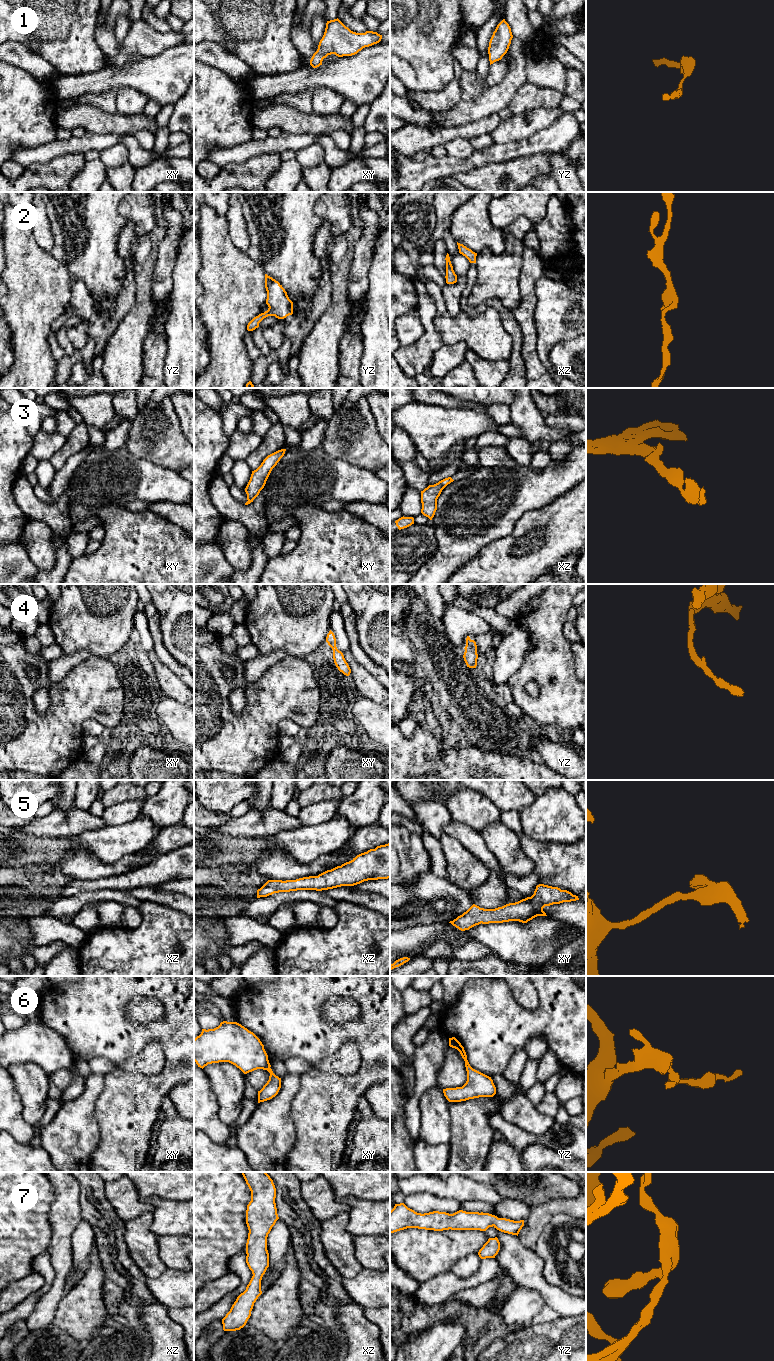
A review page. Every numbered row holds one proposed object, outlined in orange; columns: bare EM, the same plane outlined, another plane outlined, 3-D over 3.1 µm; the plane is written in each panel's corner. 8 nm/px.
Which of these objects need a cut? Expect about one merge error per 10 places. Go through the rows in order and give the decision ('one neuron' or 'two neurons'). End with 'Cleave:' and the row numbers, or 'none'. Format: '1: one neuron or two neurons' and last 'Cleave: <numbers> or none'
1: one neuron
2: one neuron
3: one neuron
4: one neuron
5: one neuron
6: one neuron
7: one neuron
Cleave: none

